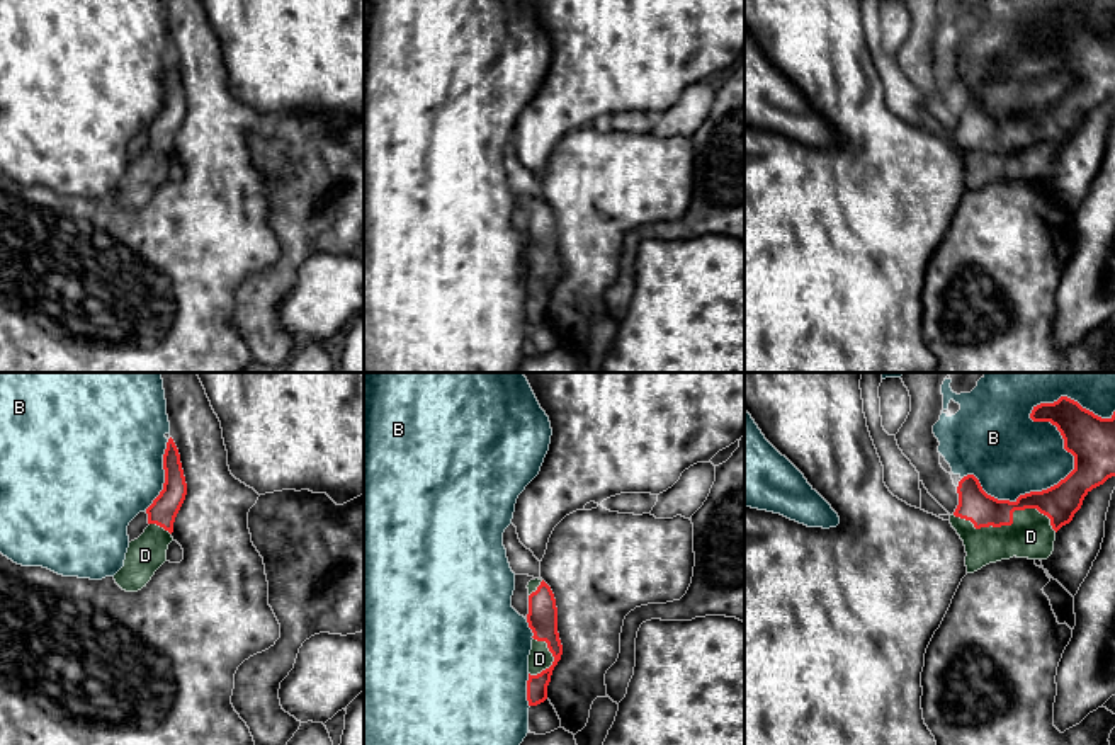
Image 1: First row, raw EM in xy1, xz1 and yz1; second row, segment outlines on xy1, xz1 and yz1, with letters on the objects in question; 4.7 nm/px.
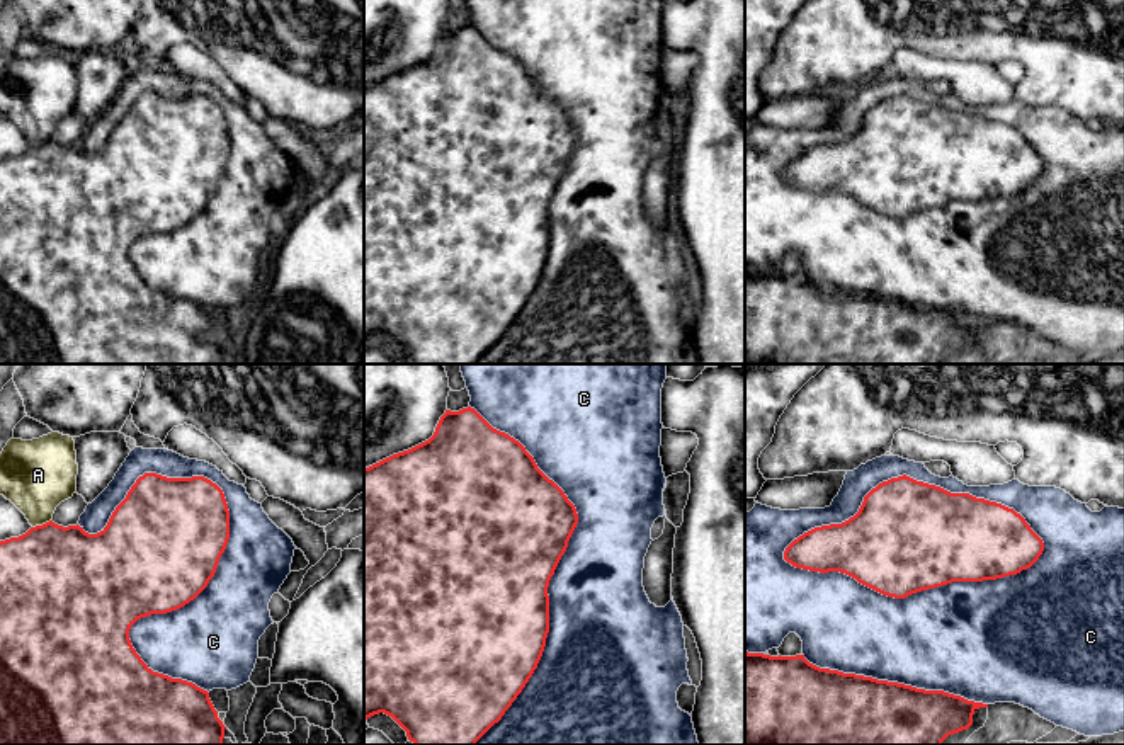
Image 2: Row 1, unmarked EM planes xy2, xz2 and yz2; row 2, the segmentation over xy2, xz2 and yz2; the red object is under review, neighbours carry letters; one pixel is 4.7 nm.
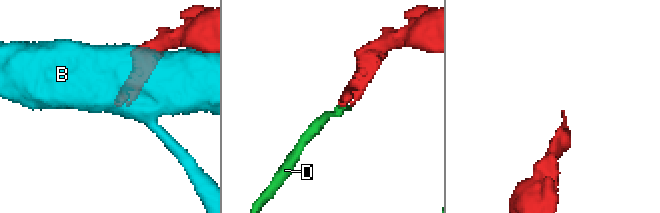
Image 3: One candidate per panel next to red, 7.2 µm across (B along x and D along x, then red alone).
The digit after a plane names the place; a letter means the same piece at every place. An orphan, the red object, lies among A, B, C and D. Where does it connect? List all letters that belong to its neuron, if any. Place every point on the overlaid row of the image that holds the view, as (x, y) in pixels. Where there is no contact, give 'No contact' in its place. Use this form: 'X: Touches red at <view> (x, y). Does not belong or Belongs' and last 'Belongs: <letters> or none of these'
A: Touches red at xy2 (43, 524). Does not belong
B: Touches red at yz1 (1064, 448). Does not belong
C: Touches red at yz2 (917, 591). Does not belong
D: Touches red at yz1 (1012, 523). Belongs
Belongs: D

